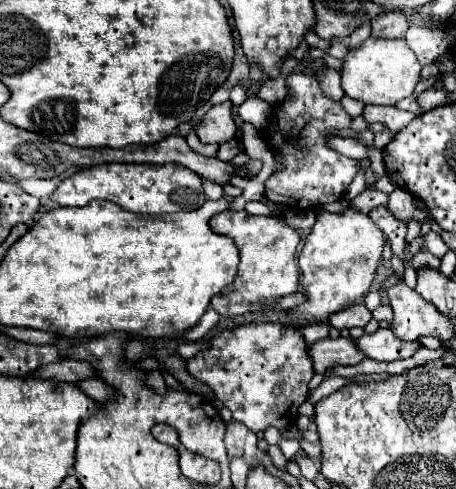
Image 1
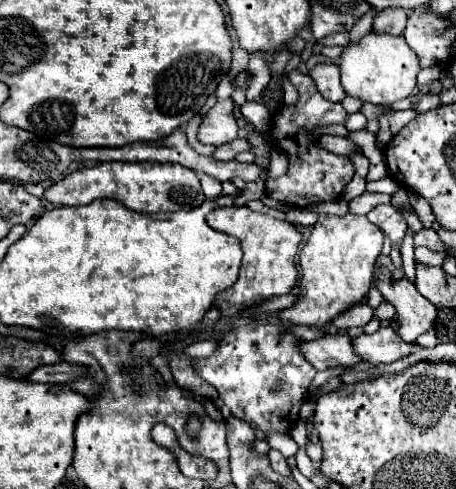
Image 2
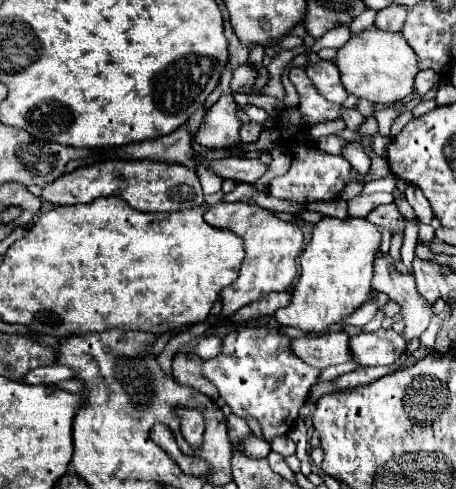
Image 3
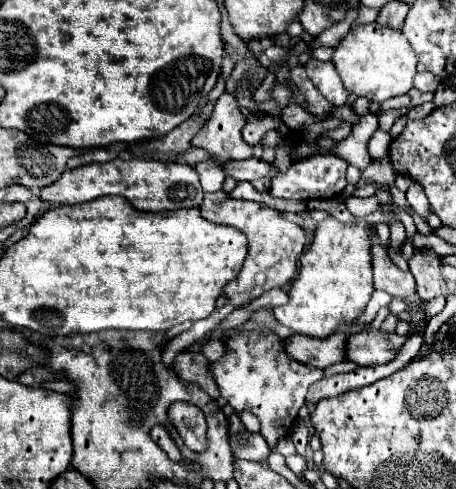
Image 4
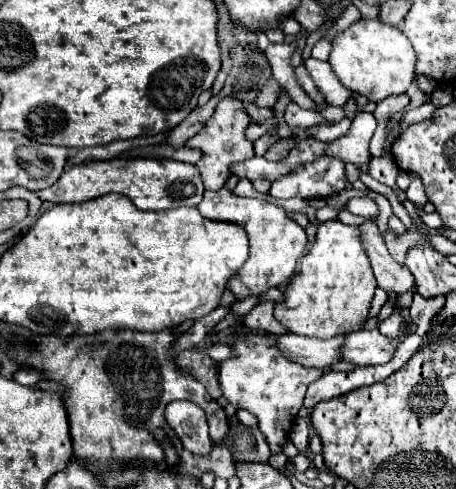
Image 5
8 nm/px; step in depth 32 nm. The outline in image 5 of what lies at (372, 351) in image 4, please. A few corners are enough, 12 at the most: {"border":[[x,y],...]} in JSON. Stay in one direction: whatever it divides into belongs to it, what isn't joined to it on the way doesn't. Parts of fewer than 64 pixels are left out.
{"border":[[380,330],[346,338],[342,358],[356,366],[386,364],[400,340]]}

